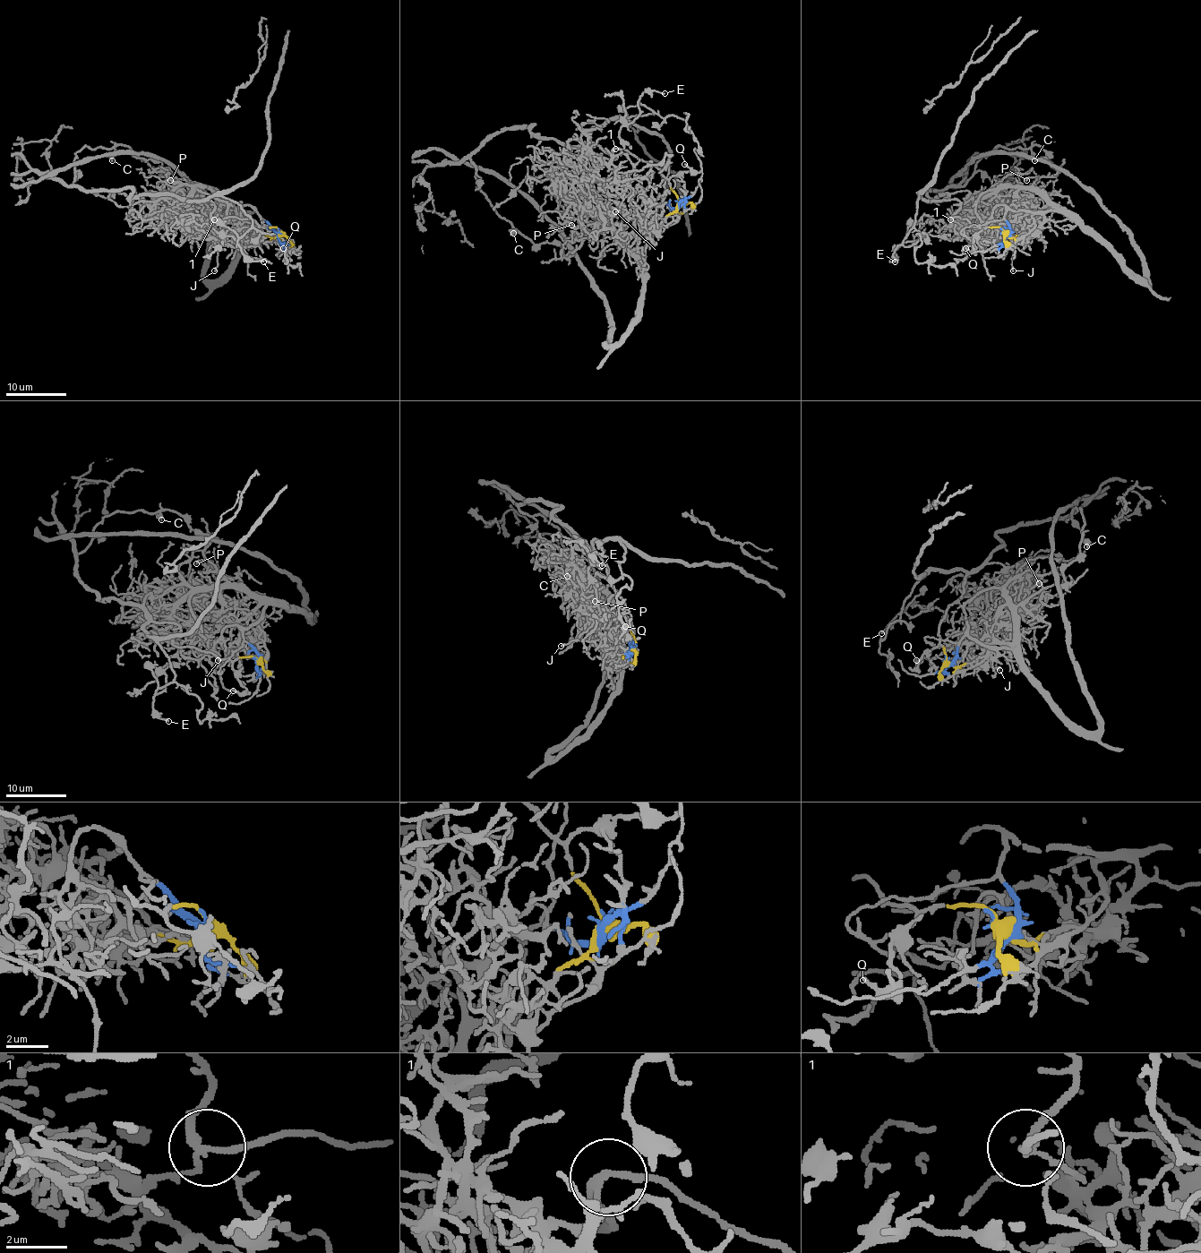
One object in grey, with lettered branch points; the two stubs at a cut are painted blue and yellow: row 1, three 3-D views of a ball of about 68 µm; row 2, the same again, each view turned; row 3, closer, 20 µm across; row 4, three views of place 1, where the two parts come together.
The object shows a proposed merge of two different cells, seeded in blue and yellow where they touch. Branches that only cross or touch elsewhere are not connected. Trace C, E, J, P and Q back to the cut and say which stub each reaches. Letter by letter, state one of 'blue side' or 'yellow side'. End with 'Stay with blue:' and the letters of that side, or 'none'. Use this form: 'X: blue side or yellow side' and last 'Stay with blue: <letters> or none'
C: yellow side
E: yellow side
J: blue side
P: blue side
Q: yellow side
Stay with blue: J, P

